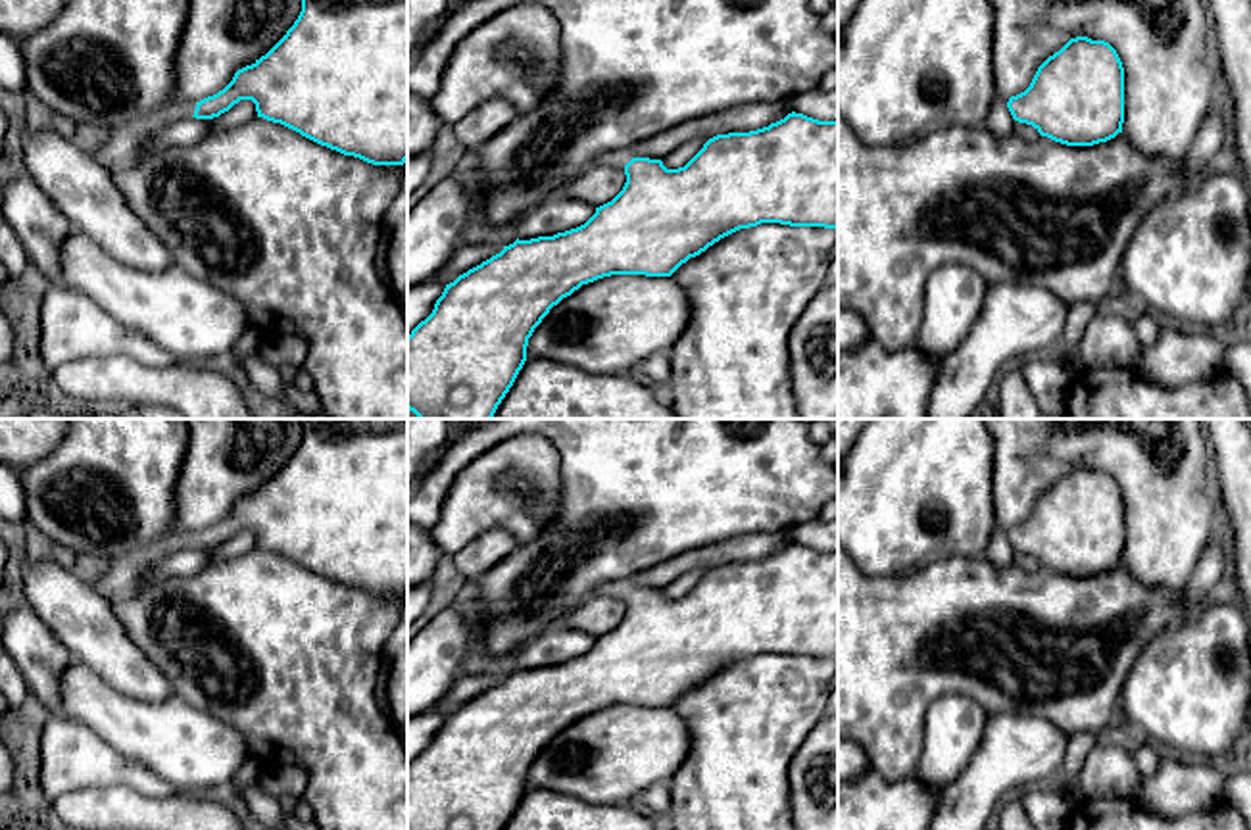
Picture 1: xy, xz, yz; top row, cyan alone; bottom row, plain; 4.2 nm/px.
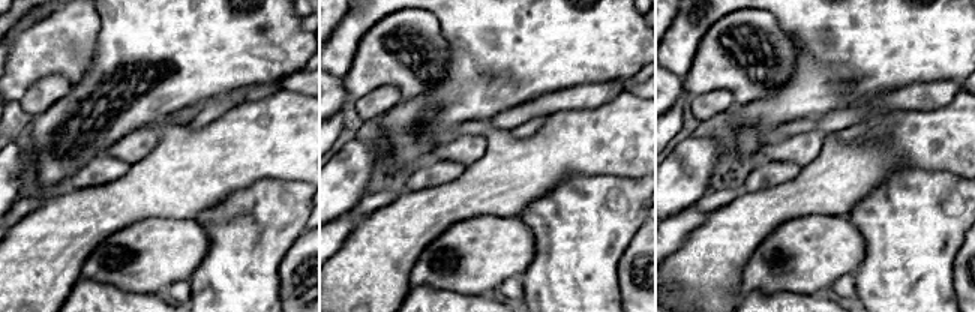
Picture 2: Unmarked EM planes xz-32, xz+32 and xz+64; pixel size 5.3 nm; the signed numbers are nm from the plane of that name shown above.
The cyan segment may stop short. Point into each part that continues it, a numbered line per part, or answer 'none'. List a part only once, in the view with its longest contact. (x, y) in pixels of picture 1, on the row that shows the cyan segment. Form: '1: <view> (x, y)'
1: xy (123, 146)

